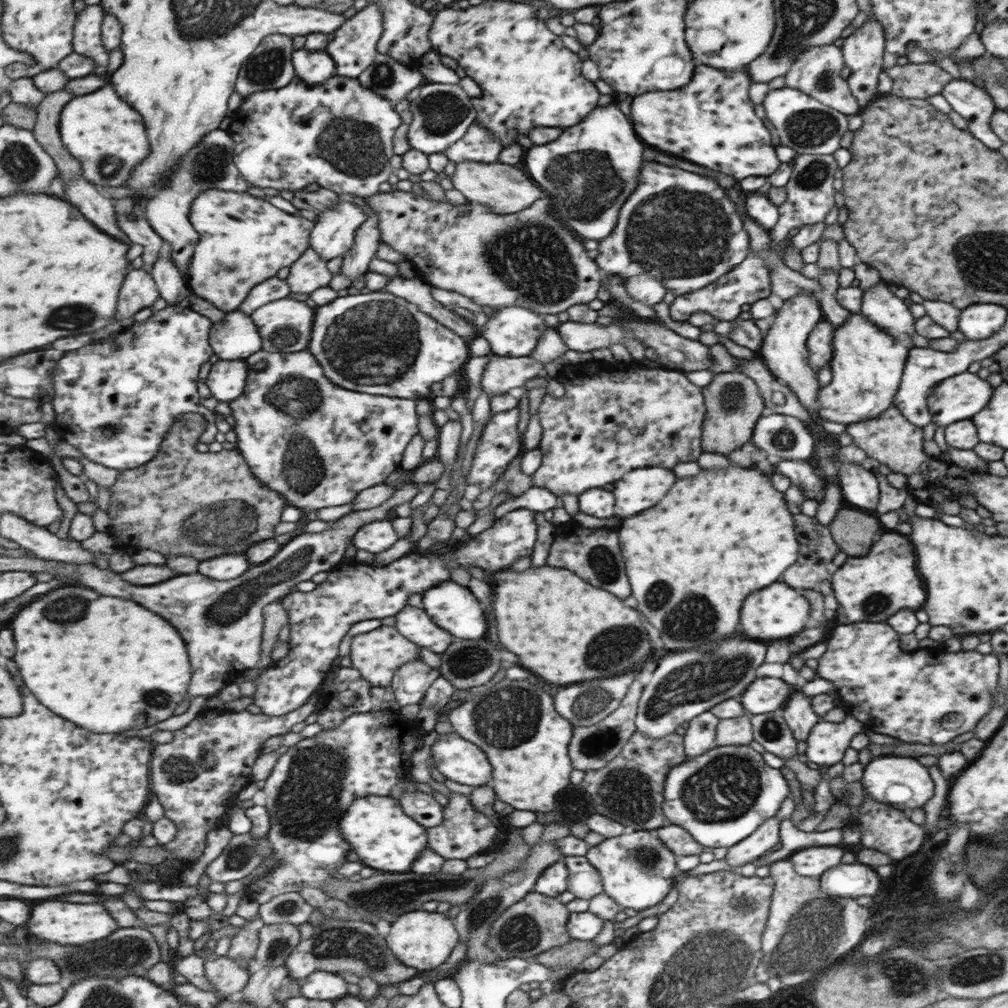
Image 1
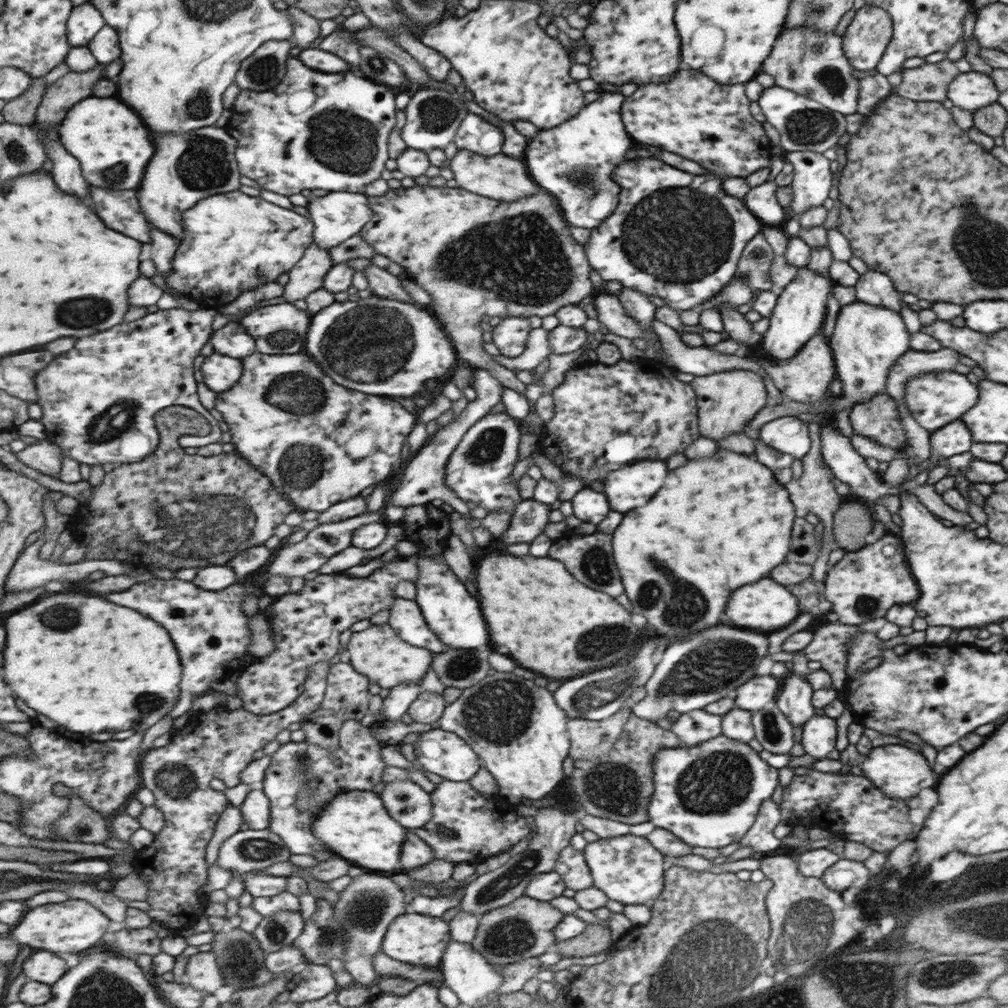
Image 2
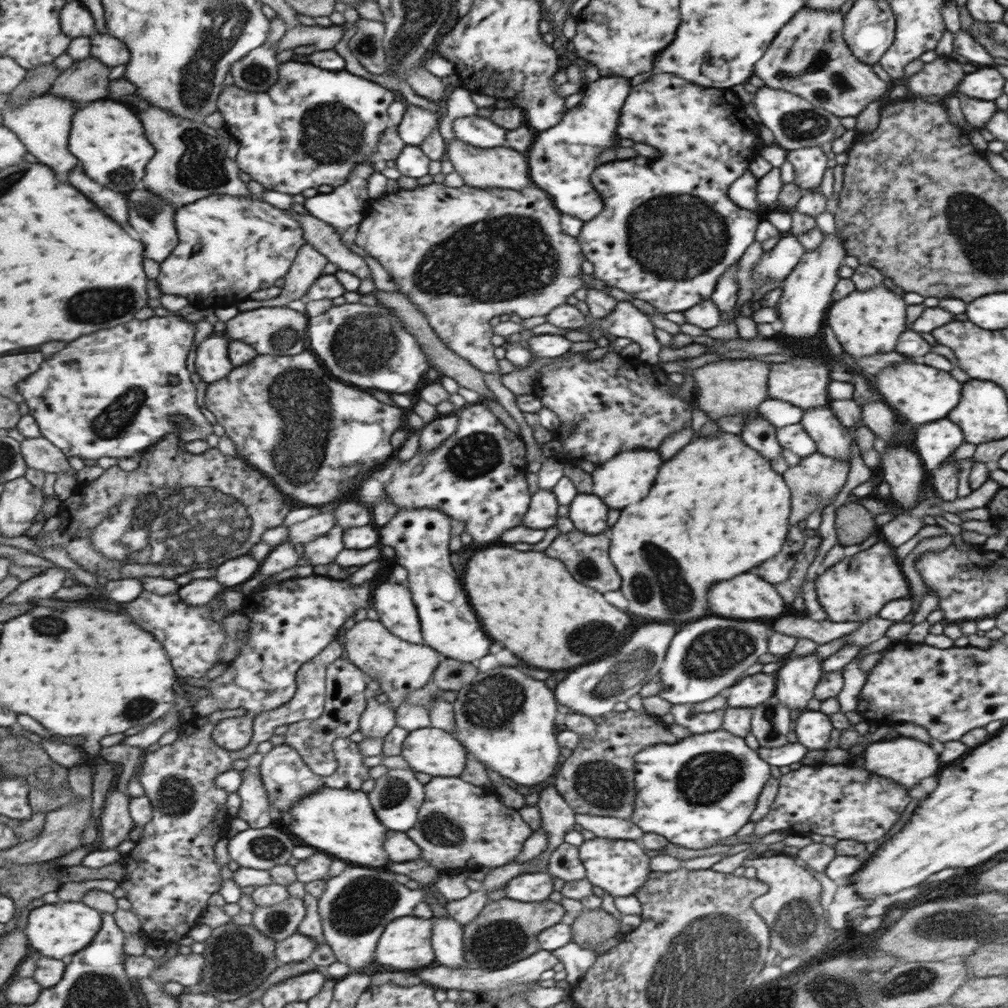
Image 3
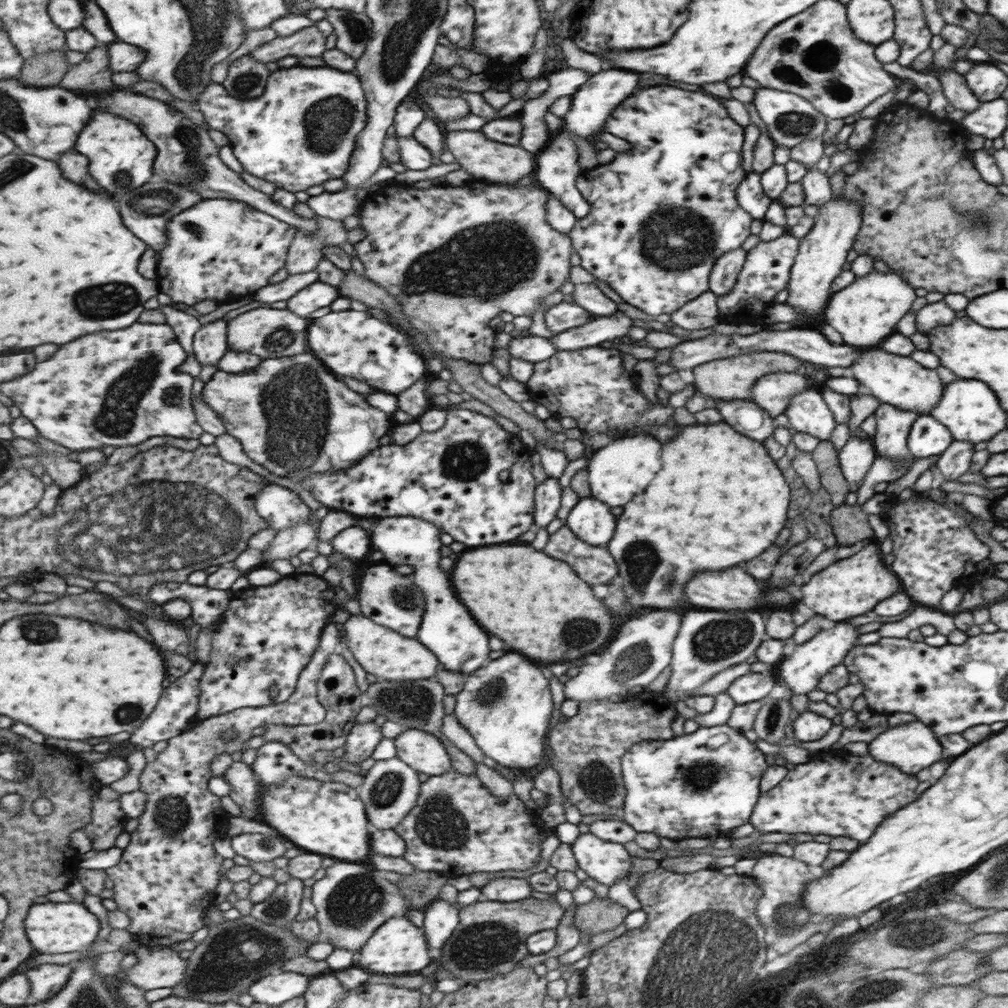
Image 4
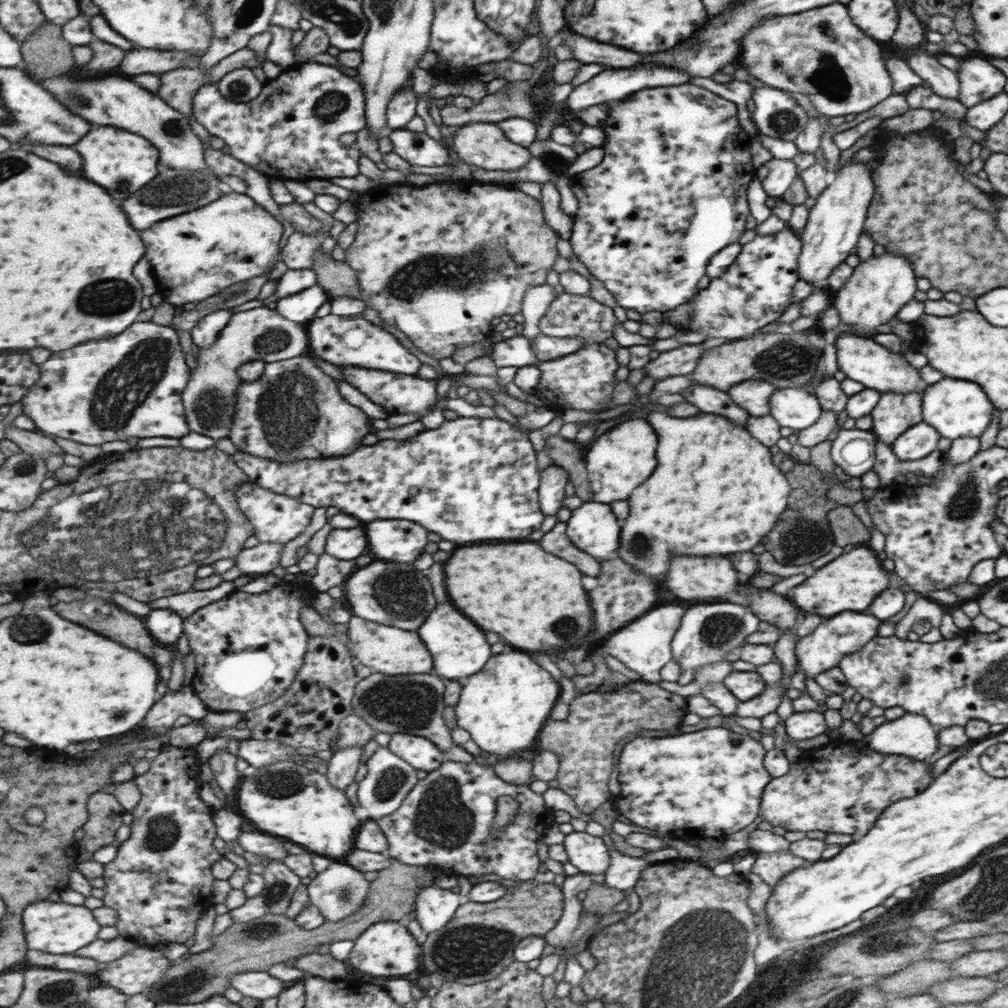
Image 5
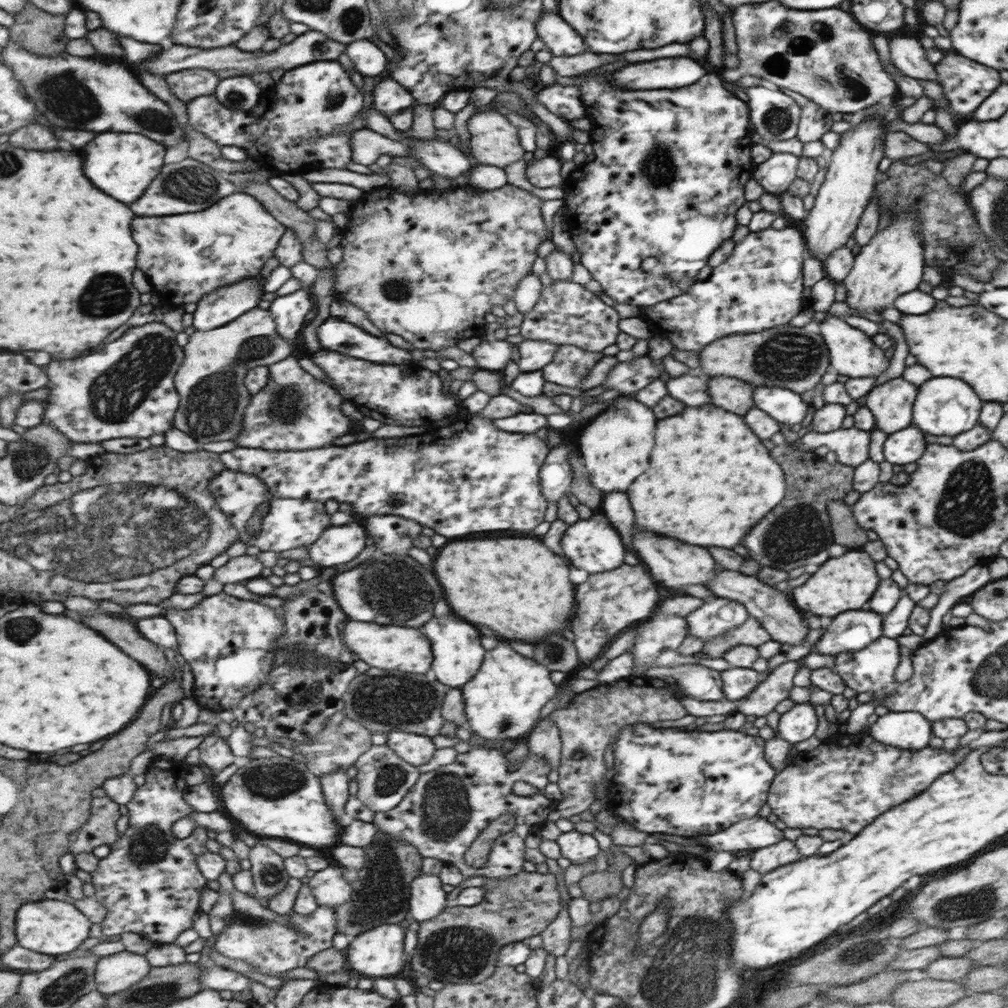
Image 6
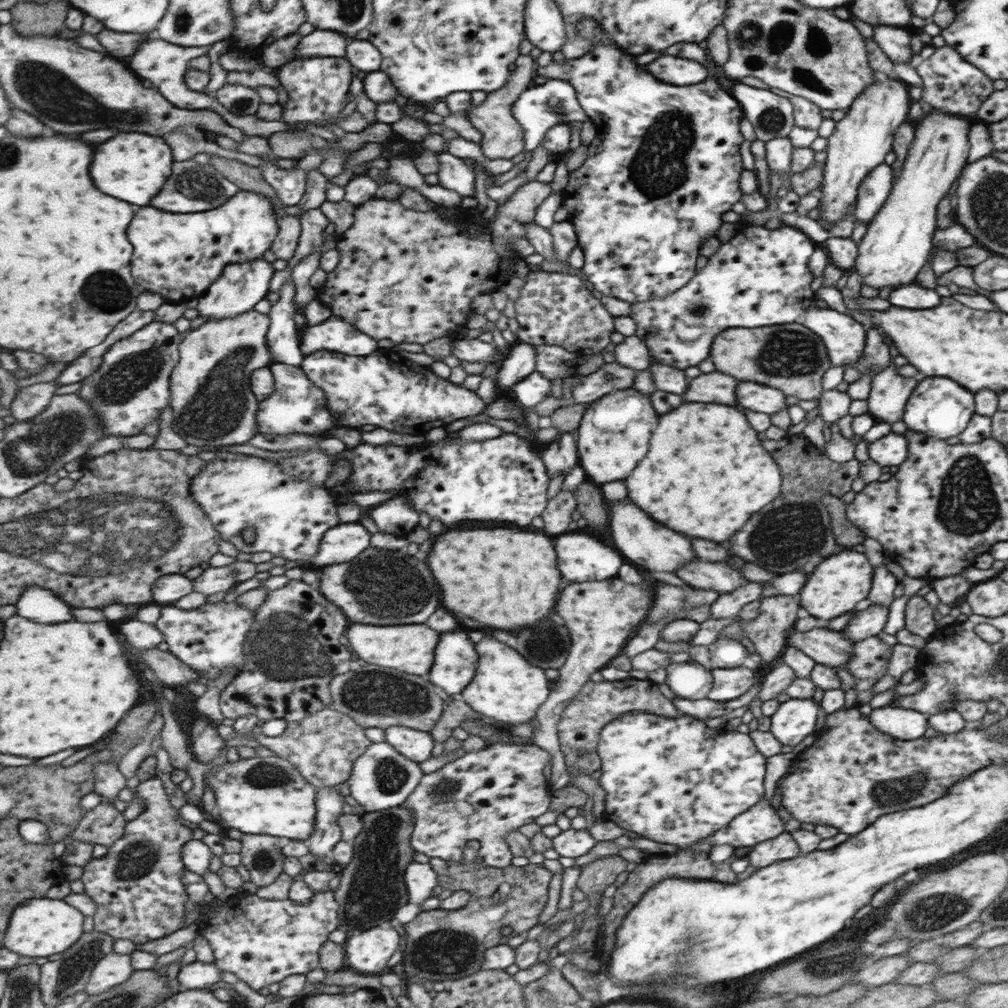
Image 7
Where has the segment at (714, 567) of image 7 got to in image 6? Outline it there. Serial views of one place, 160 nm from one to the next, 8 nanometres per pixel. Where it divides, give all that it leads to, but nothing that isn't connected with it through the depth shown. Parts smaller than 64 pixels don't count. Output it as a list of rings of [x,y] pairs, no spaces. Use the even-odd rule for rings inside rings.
[[[719,570],[719,578],[715,578],[715,582],[709,582],[707,588],[715,597],[733,600],[745,606],[751,616],[756,618],[756,621],[767,631],[770,640],[791,646],[803,642],[809,631],[803,621],[803,615],[799,615],[799,612],[789,604],[789,600],[783,594],[779,594],[777,590],[773,590],[765,584],[753,576],[743,576],[733,570]]]

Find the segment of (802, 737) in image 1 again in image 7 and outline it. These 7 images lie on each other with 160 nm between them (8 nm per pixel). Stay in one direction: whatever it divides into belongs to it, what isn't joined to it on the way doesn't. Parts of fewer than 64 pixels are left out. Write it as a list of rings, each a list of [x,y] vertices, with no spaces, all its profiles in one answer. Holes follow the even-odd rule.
[[[870,605],[866,610],[859,610],[841,630],[853,642],[875,636],[882,630],[888,615],[888,606]]]

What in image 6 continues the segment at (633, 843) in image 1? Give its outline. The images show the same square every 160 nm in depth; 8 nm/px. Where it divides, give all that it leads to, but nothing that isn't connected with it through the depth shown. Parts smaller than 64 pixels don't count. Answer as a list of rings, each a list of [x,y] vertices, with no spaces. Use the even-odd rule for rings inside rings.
[[[570,830],[559,833],[554,840],[559,847],[560,856],[567,858],[573,864],[583,864],[595,860],[600,848],[591,834],[581,834],[579,831]]]

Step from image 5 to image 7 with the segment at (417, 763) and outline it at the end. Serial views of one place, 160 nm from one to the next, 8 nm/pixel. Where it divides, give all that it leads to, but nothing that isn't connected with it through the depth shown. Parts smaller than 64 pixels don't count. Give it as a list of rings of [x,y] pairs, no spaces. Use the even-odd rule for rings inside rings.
[[[393,726],[386,729],[386,742],[399,753],[418,763],[431,756],[431,750],[435,744],[433,736],[427,731],[406,726]]]

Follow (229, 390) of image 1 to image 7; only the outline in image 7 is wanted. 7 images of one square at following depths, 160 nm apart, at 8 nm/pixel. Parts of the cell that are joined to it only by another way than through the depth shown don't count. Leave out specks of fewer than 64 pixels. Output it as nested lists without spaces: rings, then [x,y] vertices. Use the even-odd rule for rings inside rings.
[[[263,258],[255,260],[255,262],[245,262],[227,267],[209,290],[198,298],[199,316],[205,316],[208,320],[209,318],[219,320],[219,318],[231,318],[248,313],[270,292],[270,284],[275,273],[273,264],[263,260]]]

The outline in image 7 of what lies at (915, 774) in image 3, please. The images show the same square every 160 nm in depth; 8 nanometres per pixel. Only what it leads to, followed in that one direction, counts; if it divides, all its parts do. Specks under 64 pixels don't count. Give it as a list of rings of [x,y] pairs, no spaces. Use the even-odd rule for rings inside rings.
[[[889,704],[871,709],[868,715],[875,729],[899,740],[923,737],[923,732],[927,727],[926,717],[920,712]]]

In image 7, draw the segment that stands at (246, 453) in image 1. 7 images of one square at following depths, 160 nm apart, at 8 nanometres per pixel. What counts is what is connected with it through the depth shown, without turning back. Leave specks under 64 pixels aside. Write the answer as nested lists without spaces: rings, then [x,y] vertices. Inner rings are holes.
[[[275,363],[270,366],[276,380],[275,392],[263,400],[258,412],[258,423],[262,434],[306,434],[323,437],[337,426],[327,410],[327,396],[315,386],[302,367],[287,363]]]

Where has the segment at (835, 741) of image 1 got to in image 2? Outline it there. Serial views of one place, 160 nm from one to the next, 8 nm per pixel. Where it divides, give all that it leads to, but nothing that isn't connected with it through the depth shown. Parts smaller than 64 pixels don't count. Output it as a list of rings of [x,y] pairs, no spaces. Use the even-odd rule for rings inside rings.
[[[813,715],[801,725],[801,746],[805,754],[821,760],[837,740],[835,722],[825,715]]]

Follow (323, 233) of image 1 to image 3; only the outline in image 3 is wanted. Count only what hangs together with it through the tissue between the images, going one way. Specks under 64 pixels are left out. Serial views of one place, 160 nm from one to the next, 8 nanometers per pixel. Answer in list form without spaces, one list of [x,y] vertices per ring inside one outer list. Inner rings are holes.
[[[367,159],[354,168],[349,180],[330,193],[318,193],[305,201],[308,211],[342,234],[353,224],[361,225],[369,214],[372,198],[368,193],[368,182],[375,172],[375,161]]]

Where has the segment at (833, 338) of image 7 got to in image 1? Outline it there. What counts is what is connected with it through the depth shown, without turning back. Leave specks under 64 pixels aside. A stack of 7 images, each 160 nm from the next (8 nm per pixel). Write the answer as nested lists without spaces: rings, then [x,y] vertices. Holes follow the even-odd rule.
[[[968,371],[946,378],[935,385],[926,398],[926,408],[935,426],[970,419],[983,410],[993,396],[987,381]]]

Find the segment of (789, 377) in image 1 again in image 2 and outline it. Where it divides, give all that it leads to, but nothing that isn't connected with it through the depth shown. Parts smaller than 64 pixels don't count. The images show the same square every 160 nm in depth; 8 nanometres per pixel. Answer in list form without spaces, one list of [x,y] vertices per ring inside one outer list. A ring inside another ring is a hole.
[[[799,267],[795,277],[777,291],[776,303],[769,315],[769,325],[760,338],[763,350],[771,357],[773,362],[789,361],[794,358],[821,328],[825,316],[825,302],[831,290],[831,282],[827,275],[817,274],[815,271]]]

